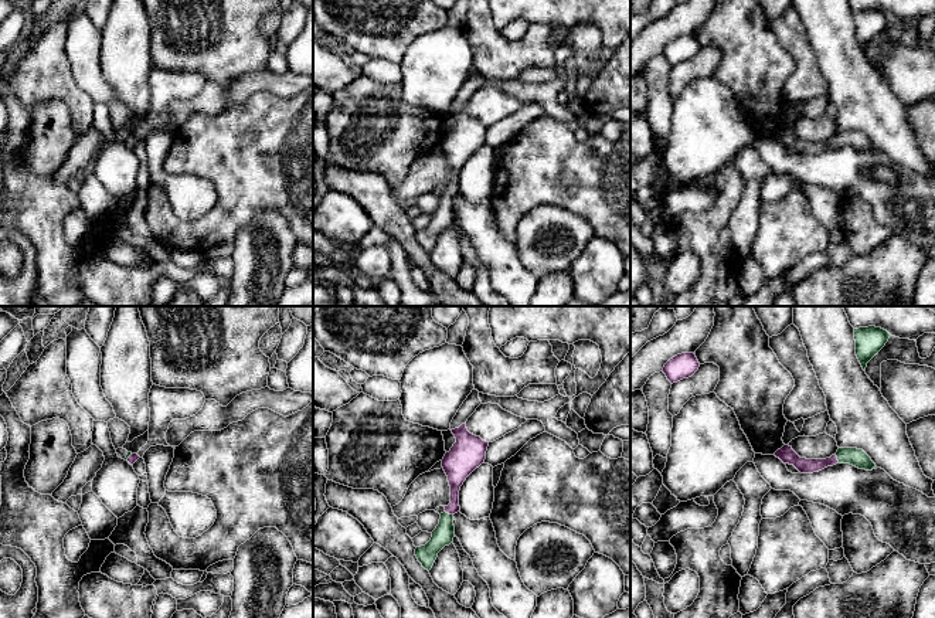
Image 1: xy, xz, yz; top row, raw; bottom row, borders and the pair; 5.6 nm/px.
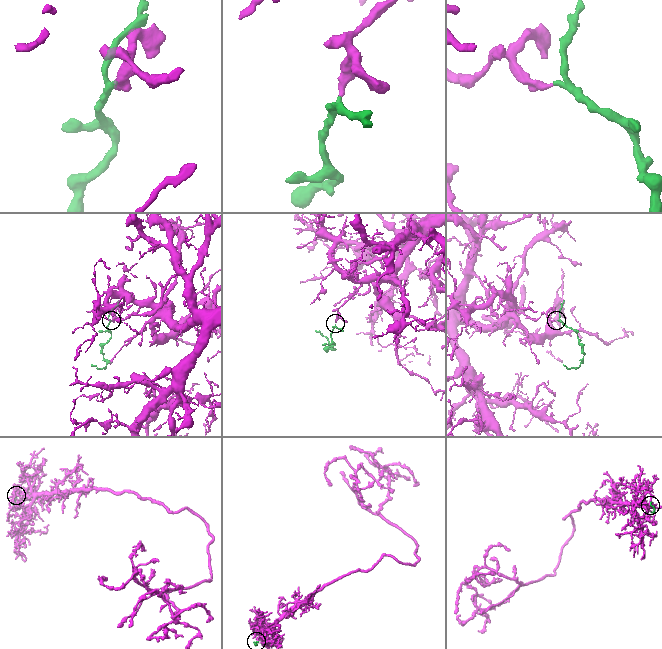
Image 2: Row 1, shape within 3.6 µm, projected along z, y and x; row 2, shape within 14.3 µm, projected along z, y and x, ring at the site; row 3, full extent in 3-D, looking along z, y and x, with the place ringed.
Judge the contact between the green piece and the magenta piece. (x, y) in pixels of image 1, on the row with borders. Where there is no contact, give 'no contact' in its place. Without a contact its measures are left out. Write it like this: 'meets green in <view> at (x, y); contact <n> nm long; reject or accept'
meets green in xz at (448, 513); contact 50 nm long; accept

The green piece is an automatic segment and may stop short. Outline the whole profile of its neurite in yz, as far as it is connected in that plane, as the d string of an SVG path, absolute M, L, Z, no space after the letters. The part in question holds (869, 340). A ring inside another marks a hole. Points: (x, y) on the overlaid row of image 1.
M881 327L854 329L856 356L866 371L867 363L885 346L890 333Z

